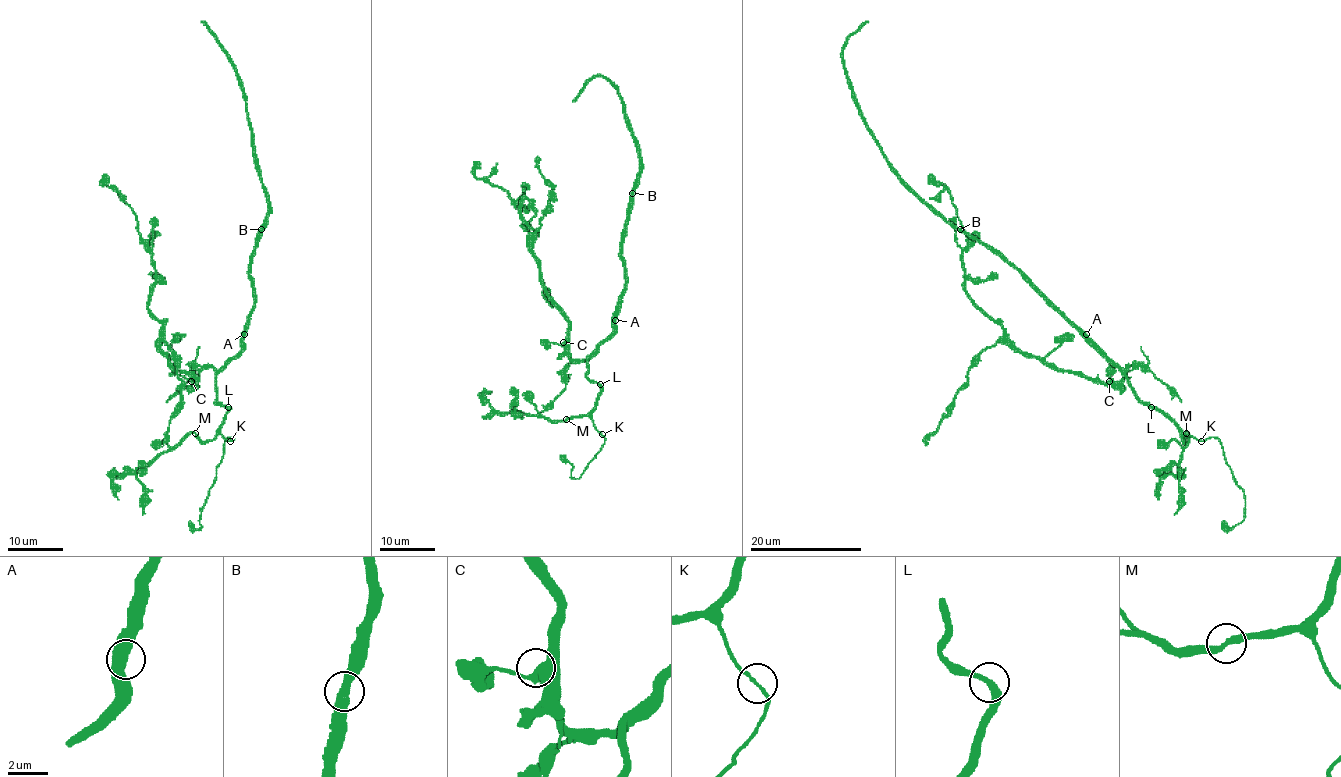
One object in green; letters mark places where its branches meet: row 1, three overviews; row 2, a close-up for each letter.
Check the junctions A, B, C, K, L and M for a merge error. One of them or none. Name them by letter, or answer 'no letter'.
no letter

